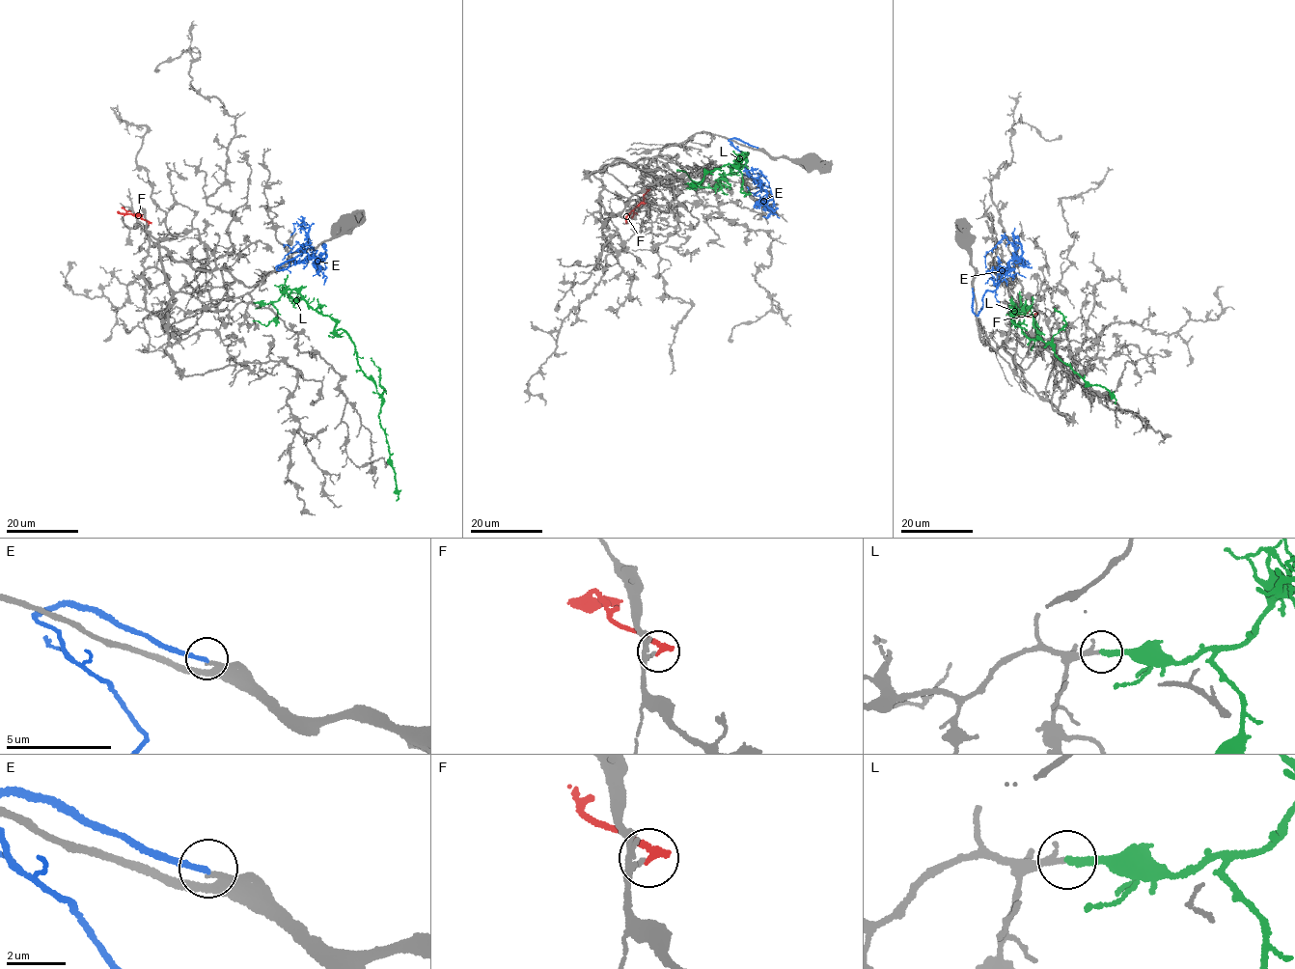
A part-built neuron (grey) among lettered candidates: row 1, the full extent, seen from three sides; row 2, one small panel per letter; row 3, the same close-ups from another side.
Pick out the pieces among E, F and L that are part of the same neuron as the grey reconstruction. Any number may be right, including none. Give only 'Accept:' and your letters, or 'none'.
Accept: L

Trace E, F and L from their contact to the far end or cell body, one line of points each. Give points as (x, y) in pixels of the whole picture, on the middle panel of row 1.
E: (757, 147), (729, 140), (747, 160), (746, 172), (765, 192), (767, 208), (774, 200), (768, 181), (757, 174)
F: (647, 189), (643, 200), (627, 213), (625, 223)
L: (686, 188), (713, 188), (747, 152), (738, 155), (736, 167), (729, 163), (705, 174), (701, 183), (687, 182)

